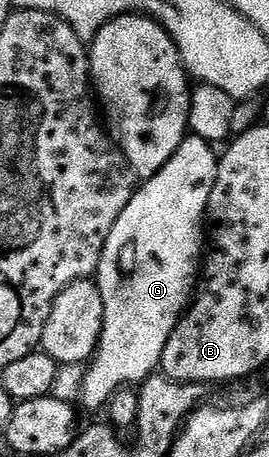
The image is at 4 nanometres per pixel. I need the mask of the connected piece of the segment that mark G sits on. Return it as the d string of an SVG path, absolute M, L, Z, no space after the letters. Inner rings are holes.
M185 136L170 162L133 191L126 210L122 210L118 222L114 222L114 230L110 230L110 238L106 238L94 277L102 294L104 325L96 355L84 374L79 399L81 405L103 409L119 388L139 386L160 368L162 350L166 350L166 342L184 315L198 283L198 269L202 264L200 243L203 245L206 240L206 213L220 165L215 150L202 137Z

